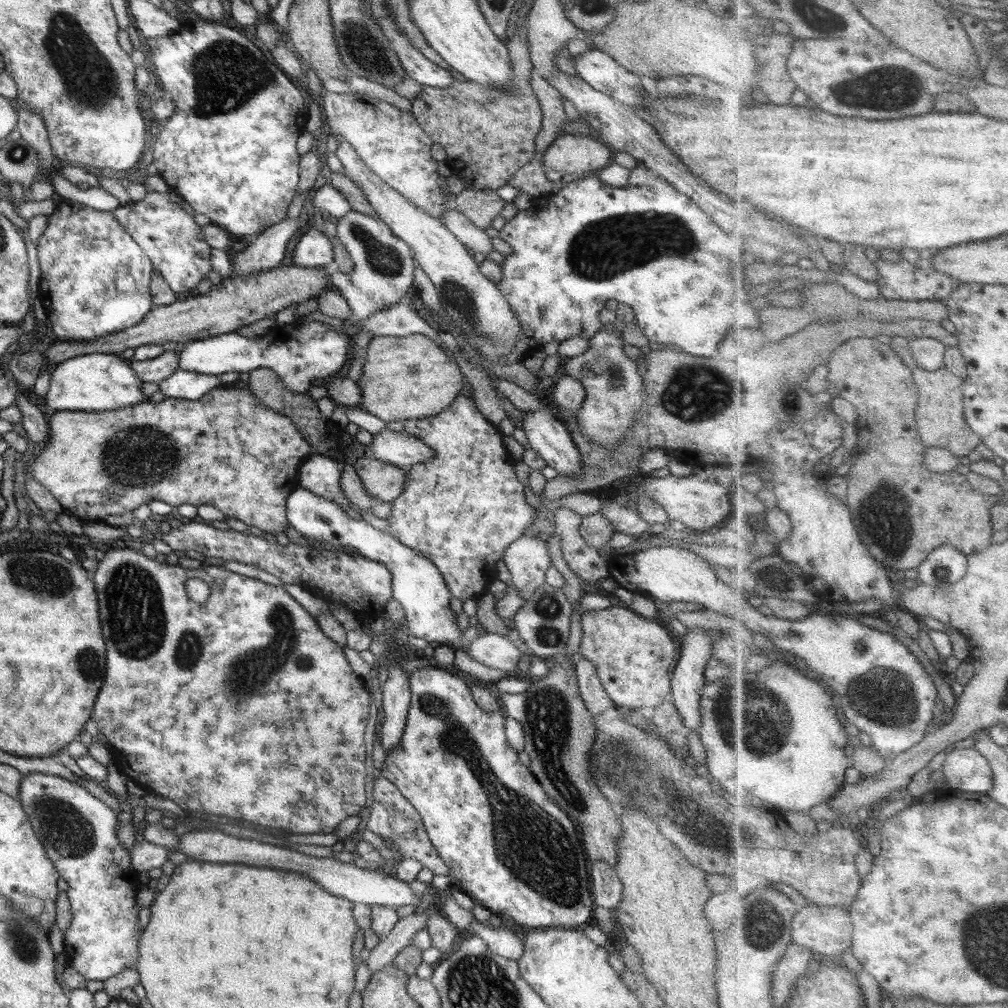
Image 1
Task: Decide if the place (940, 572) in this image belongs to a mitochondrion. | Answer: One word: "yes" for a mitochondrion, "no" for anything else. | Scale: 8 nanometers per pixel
yes

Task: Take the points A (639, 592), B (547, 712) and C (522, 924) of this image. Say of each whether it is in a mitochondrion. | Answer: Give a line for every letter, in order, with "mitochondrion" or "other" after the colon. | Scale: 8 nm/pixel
A: other
B: mitochondrion
C: other

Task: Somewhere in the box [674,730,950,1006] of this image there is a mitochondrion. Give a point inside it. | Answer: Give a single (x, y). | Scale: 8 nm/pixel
(762, 929)

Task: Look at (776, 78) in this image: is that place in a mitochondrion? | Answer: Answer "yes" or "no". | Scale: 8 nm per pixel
no

